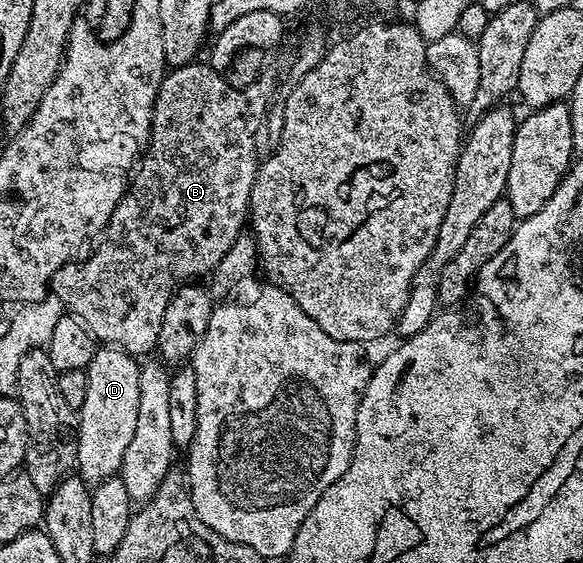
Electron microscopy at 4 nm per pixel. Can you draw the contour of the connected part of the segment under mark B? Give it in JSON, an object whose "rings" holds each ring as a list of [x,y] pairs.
{"rings":[[[194,62],[174,67],[166,71],[161,79],[161,85],[157,90],[157,97],[153,103],[153,117],[151,117],[151,130],[149,131],[149,147],[145,149],[135,171],[129,181],[129,187],[125,189],[125,196],[115,206],[107,226],[102,230],[99,239],[92,245],[88,253],[89,260],[78,258],[64,266],[55,273],[51,281],[52,295],[59,298],[62,309],[68,310],[77,316],[87,326],[87,330],[93,335],[94,340],[105,346],[116,346],[129,353],[134,358],[144,357],[152,353],[157,346],[159,338],[159,326],[163,326],[163,310],[167,310],[167,302],[172,298],[174,292],[186,282],[196,281],[197,276],[204,272],[212,273],[217,263],[231,250],[238,236],[242,235],[246,227],[249,214],[249,199],[251,198],[251,186],[257,177],[259,167],[259,155],[257,156],[257,131],[262,131],[267,119],[267,109],[271,101],[268,100],[268,79],[262,78],[249,88],[233,88],[225,81],[224,75],[210,68],[208,63]]]}

